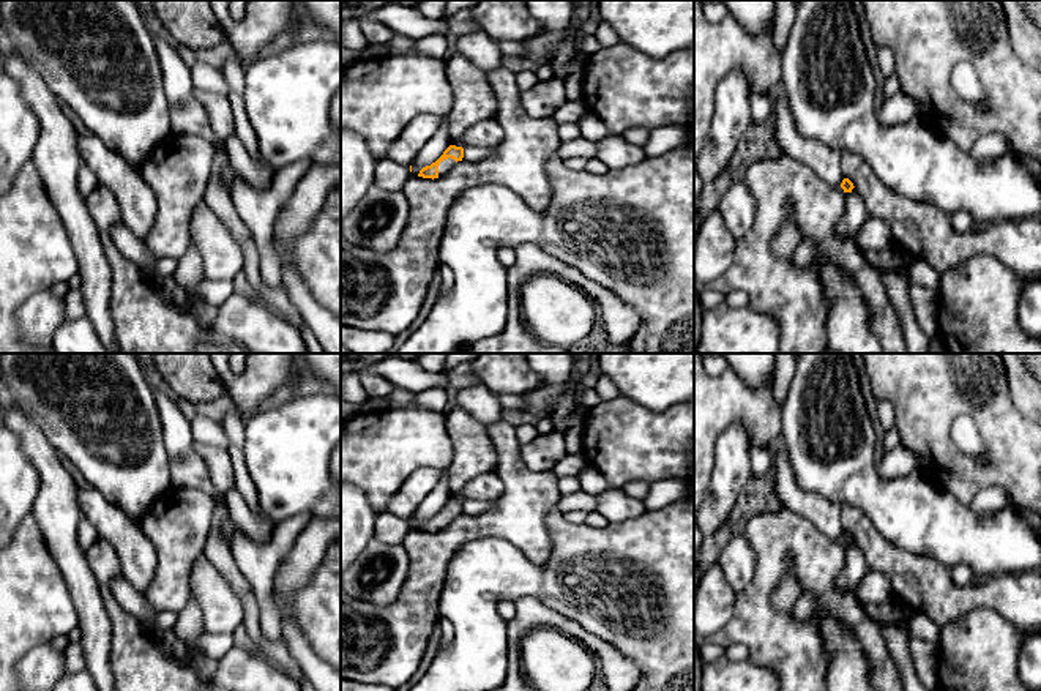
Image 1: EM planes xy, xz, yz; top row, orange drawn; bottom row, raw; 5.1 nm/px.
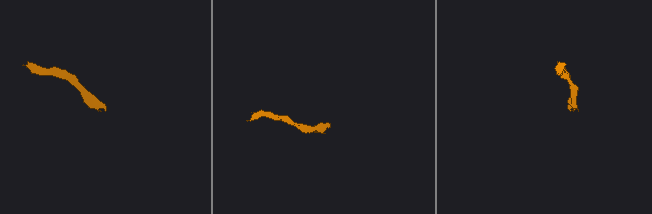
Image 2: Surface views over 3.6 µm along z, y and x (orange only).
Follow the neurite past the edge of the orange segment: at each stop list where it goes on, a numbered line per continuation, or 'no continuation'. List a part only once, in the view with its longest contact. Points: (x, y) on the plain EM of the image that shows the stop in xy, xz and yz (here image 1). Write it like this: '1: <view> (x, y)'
1: xz (445, 519)

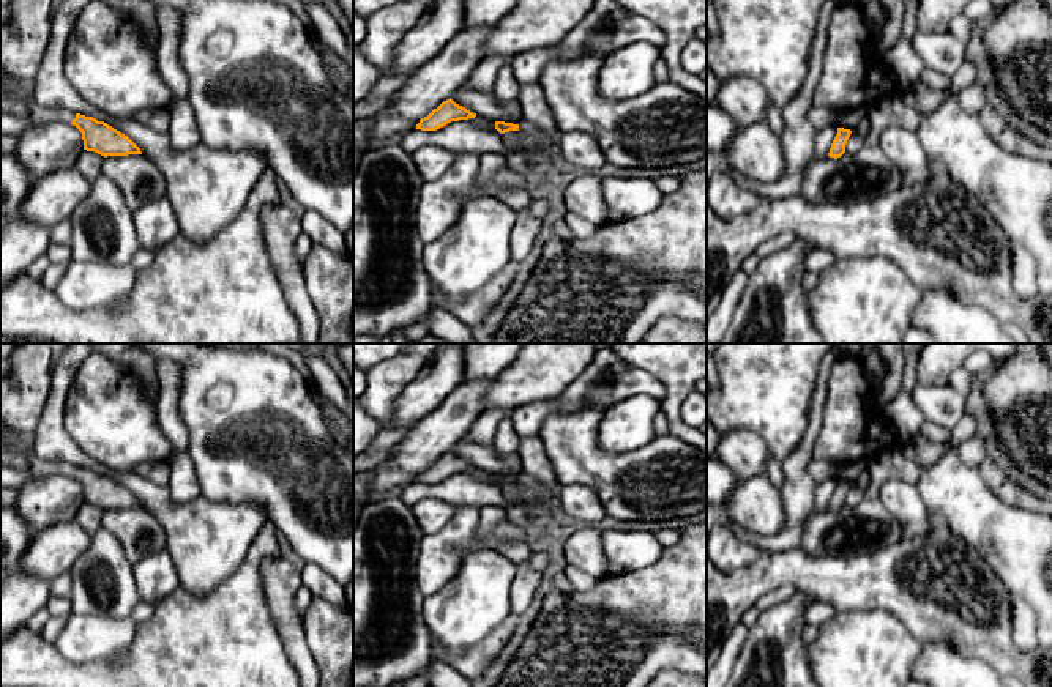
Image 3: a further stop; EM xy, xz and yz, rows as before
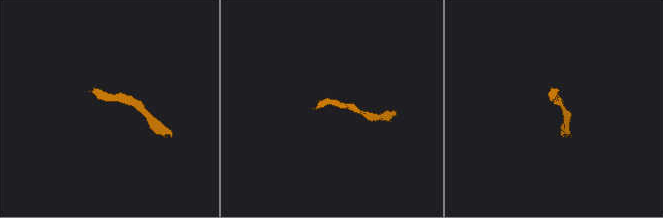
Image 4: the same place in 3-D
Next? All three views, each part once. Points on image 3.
1: xy (18, 441)

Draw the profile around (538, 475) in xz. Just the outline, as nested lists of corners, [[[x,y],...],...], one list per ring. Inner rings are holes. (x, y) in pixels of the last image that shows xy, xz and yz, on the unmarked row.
[[[539,435],[522,438],[517,454],[522,463],[519,484],[528,487],[539,498],[538,506],[550,509],[558,481]]]

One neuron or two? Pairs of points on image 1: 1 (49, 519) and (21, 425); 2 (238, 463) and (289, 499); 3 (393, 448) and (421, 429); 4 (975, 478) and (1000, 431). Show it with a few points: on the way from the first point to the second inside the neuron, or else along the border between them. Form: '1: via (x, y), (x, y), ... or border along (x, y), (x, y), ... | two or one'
1: via (49, 496), (49, 467), (38, 448) | one
2: border along (242, 448), (259, 504) | two
3: via (399, 442), (415, 436) | one
4: via (988, 469), (1000, 456), (1000, 444) | one

